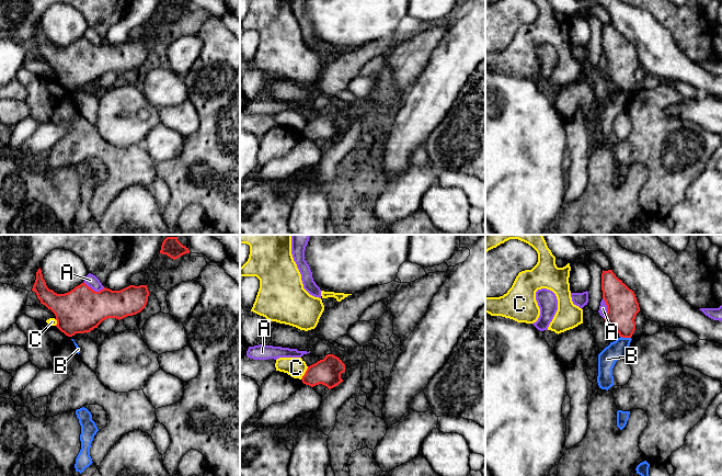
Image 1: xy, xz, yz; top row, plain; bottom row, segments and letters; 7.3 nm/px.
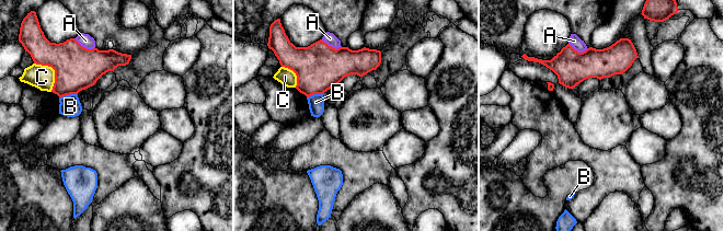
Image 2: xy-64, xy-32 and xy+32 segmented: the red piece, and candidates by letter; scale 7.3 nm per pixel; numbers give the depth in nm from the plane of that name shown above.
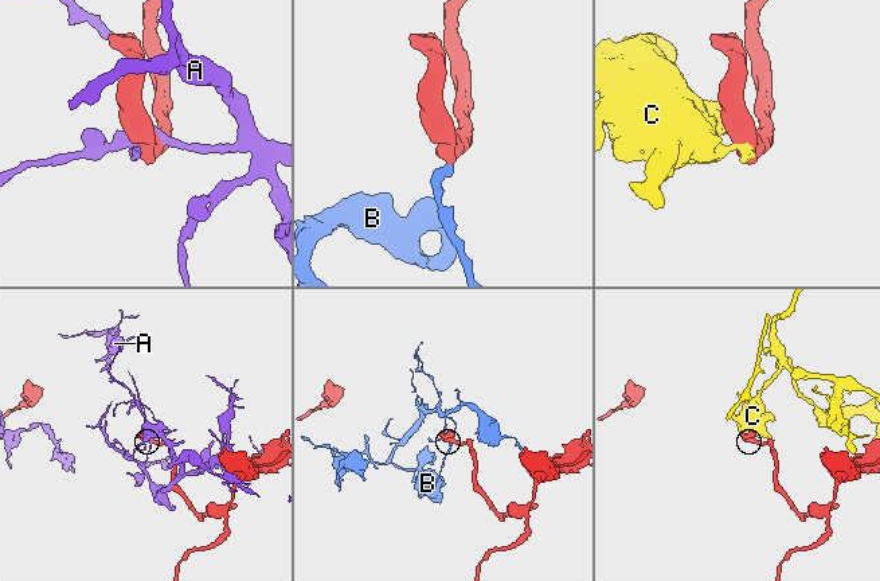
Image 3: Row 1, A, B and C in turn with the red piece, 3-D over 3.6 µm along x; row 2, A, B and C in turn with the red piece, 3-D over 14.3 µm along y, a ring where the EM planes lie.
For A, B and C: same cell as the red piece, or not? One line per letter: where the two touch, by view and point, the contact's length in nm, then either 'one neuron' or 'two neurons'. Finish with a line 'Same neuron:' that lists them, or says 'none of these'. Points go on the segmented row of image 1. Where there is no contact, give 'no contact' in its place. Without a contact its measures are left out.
A: xy (94, 291) | 170 nm | two neurons
B: yz (626, 337) | 80 nm | two neurons
C: xz (305, 373) | 110 nm | two neurons
Same neuron: none of these

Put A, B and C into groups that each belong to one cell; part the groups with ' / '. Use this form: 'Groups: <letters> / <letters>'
Groups: A / B / C

